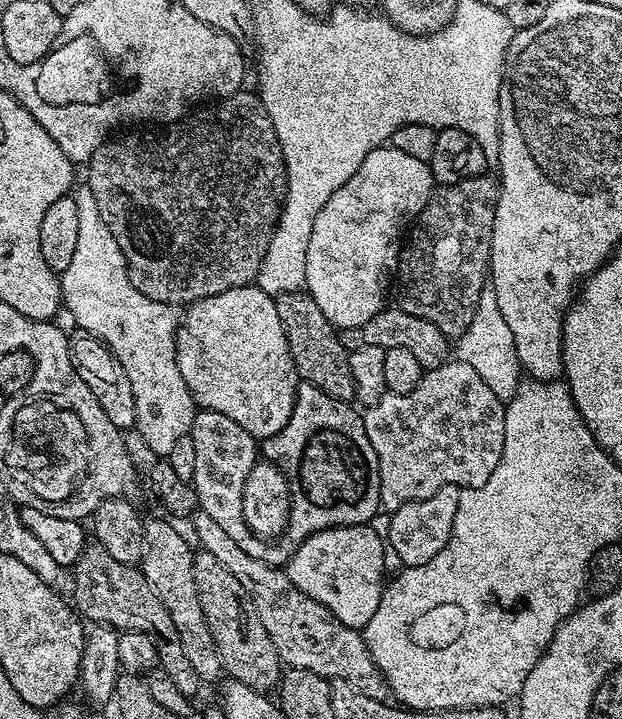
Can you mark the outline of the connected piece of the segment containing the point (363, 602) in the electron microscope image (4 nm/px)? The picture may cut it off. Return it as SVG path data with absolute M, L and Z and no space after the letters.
M368 524L327 528L302 542L288 559L286 571L302 594L323 602L346 626L360 630L374 618L386 587L384 552L386 556L381 533L379 536Z

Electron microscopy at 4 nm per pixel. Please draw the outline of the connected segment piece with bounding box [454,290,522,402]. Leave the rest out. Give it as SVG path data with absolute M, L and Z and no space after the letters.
M485 290L482 298L478 298L478 310L474 310L470 326L455 337L454 356L466 362L466 366L474 366L478 378L494 390L499 400L507 402L516 395L516 388L522 382L522 369L514 350L514 334L510 334L510 326L506 326L506 318L502 318L502 310L498 308L498 298L490 290Z

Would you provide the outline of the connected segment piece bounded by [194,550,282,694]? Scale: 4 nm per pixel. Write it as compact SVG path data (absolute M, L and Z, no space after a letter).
M203 550L197 551L194 556L194 578L198 586L198 598L202 602L202 614L206 614L206 626L210 626L223 671L231 679L246 682L246 686L258 692L271 693L271 688L273 691L279 685L282 661L274 642L270 642L270 634L266 634L266 626L262 626L262 618L258 618L258 610L254 610L254 602L246 586L242 586L242 582L238 582L238 578L234 578L234 574L230 574L230 570L218 562L218 558Z

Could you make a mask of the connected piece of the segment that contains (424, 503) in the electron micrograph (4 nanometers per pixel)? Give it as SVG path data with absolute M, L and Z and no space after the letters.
M442 486L438 494L430 494L430 498L422 498L414 502L406 502L396 512L391 513L388 519L388 536L386 532L386 544L392 552L401 560L404 568L422 566L438 554L450 542L454 530L454 518L458 514L458 502L461 489L455 486Z

